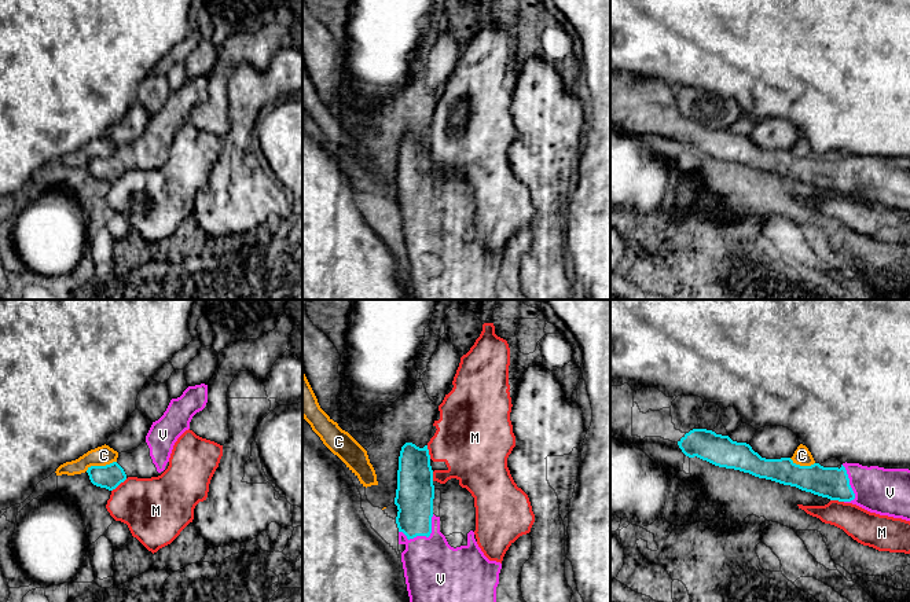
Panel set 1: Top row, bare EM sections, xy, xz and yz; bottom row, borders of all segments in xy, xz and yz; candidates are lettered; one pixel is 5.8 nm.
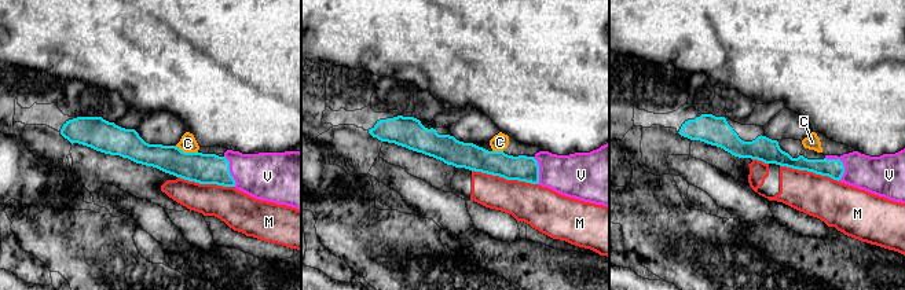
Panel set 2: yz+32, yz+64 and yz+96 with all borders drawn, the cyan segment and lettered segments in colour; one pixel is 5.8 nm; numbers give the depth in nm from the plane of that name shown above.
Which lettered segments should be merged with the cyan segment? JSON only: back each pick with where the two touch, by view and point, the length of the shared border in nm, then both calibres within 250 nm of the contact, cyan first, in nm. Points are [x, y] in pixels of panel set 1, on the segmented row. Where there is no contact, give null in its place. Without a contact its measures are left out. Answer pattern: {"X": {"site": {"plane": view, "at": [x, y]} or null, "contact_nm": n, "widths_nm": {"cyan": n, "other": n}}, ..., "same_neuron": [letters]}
{"V": {"site": {"plane": "xz", "at": [424, 535]}, "contact_nm": 240, "widths_nm": {"cyan": 220, "other": 360}}, "same_neuron": ["V"]}

